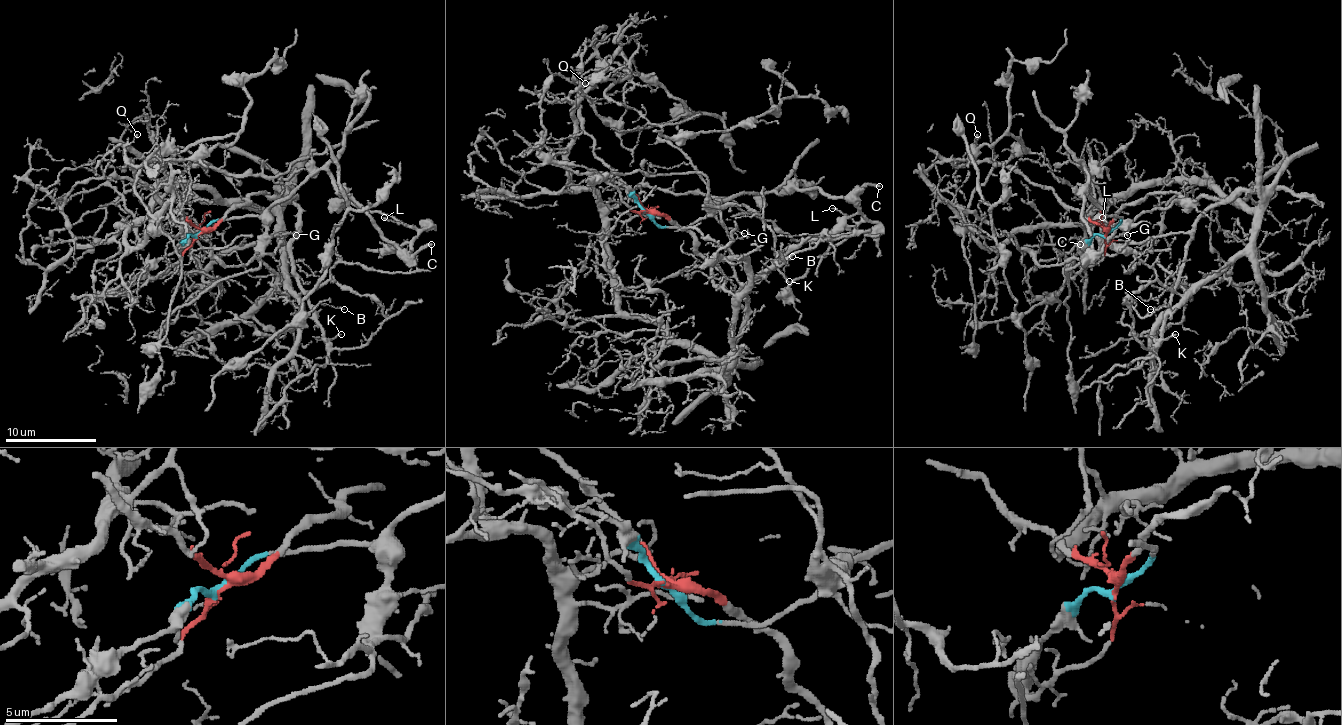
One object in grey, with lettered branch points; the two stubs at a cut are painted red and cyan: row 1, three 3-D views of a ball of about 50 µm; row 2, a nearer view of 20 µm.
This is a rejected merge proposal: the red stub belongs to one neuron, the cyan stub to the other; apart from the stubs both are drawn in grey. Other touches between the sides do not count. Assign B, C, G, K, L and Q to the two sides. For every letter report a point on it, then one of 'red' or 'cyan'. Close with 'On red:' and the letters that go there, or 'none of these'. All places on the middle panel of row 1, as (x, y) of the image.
B: at (792, 256); red
C: at (879, 186); cyan
G: at (744, 233); cyan
K: at (789, 281); red
L: at (832, 208); cyan
Q: at (585, 83); red
On red: B, K, Q

